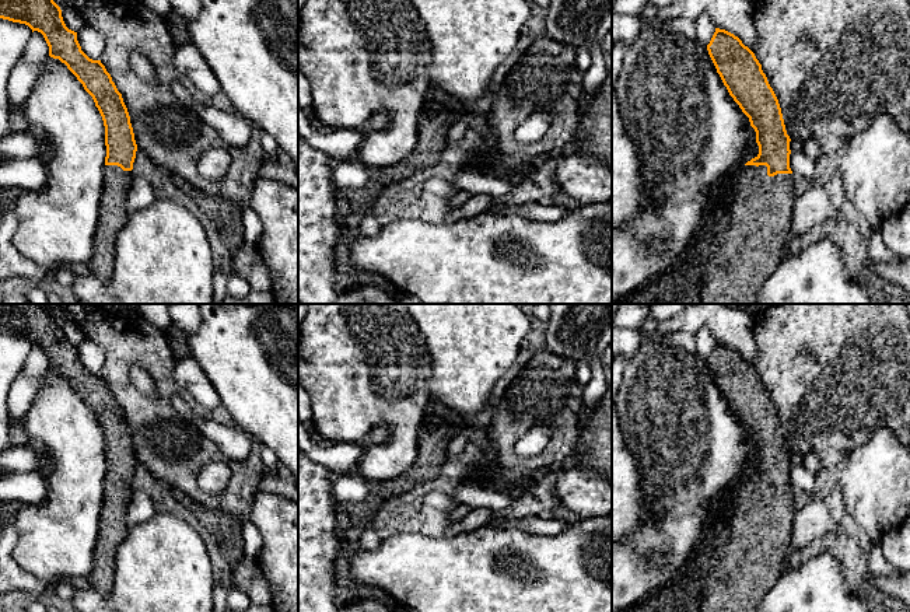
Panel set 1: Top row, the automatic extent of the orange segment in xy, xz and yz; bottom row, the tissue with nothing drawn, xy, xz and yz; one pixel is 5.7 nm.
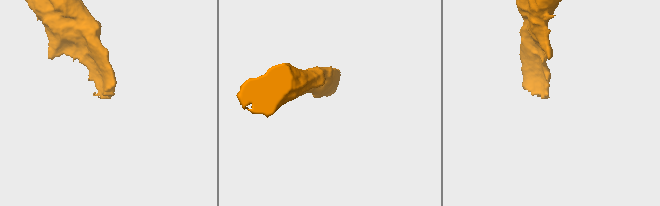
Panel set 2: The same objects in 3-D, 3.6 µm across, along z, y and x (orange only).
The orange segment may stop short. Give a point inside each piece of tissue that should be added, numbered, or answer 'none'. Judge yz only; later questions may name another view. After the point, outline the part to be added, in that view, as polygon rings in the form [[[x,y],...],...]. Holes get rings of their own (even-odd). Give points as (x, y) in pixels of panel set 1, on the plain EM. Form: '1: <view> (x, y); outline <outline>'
1: yz (738, 556); outline [[[766,479],[739,482],[714,503],[689,559],[678,573],[650,595],[620,612],[755,612],[783,569],[795,514],[792,487],[769,490]]]

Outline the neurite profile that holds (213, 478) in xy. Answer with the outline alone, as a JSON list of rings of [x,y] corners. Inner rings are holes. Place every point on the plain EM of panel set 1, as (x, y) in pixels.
[[[224,462],[207,464],[199,473],[199,486],[211,496],[221,494],[227,486],[228,475],[228,466]]]

